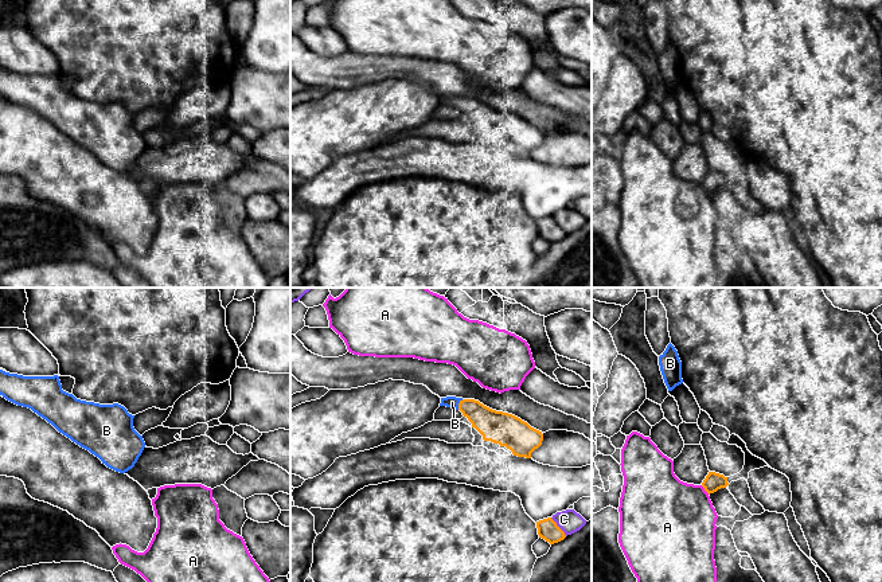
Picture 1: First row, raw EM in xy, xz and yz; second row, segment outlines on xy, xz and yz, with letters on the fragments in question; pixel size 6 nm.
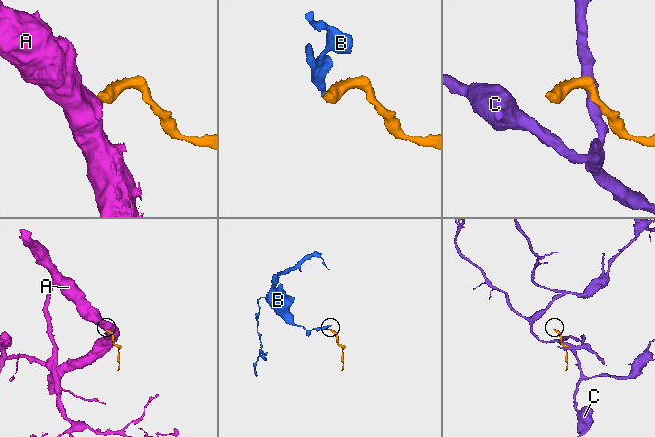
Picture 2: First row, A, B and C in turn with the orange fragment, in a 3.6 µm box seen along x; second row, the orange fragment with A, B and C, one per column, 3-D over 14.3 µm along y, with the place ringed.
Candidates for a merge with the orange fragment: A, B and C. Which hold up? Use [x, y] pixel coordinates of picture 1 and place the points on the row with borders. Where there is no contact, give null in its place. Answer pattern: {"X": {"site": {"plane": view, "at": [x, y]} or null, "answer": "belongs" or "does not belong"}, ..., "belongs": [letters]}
{"A": {"site": {"plane": "yz", "at": [705, 489]}, "answer": "does not belong"}, "B": {"site": {"plane": "xz", "at": [459, 405]}, "answer": "belongs"}, "C": {"site": {"plane": "xz", "at": [558, 527]}, "answer": "does not belong"}, "belongs": ["B"]}

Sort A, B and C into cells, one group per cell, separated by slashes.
A / B / C

